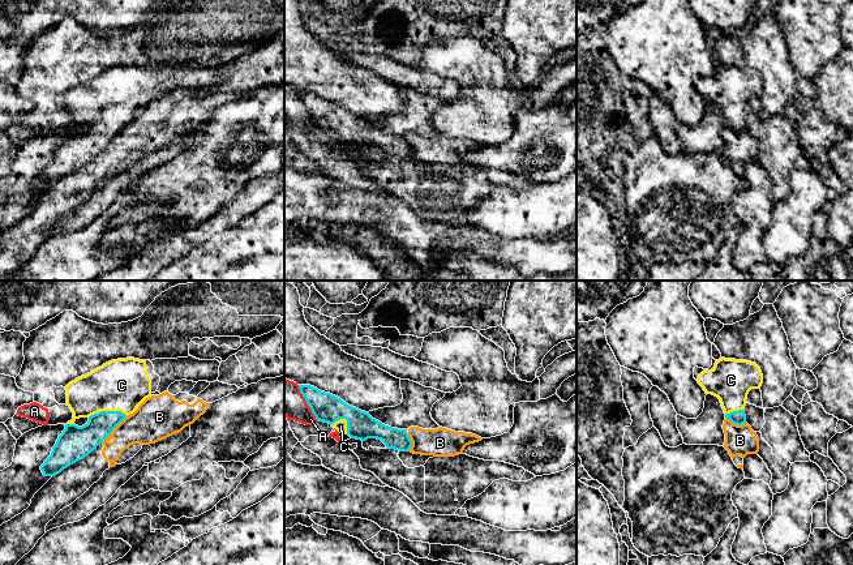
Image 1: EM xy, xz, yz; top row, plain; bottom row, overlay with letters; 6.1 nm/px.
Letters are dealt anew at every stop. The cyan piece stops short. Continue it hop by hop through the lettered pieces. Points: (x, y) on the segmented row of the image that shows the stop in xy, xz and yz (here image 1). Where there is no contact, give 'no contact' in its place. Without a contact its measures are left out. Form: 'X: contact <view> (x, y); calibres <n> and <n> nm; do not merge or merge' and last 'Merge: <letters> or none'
A: contact xz (307, 402); calibres 180 and 200 nm; do not merge
B: contact xy (114, 428); calibres 200 and 240 nm; do not merge
C: contact xy (107, 411); calibres 190 and 320 nm; merge
Merge: C

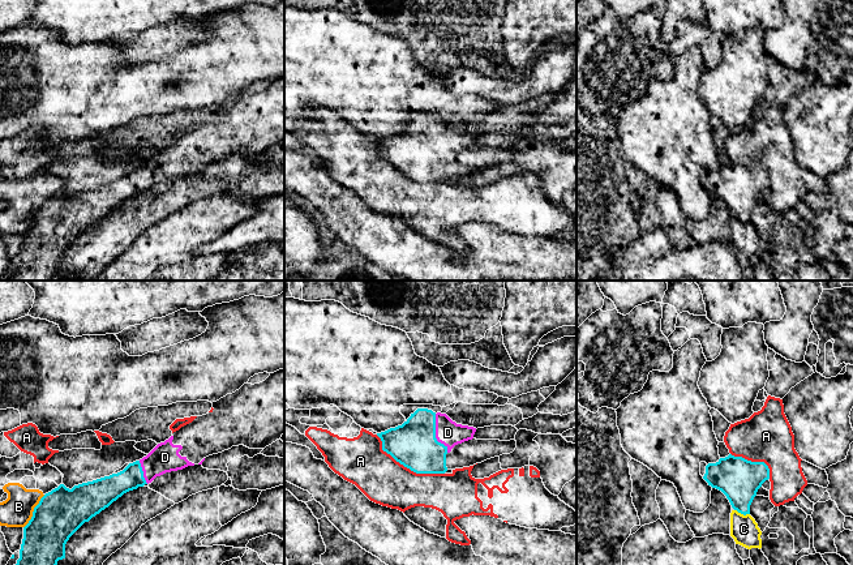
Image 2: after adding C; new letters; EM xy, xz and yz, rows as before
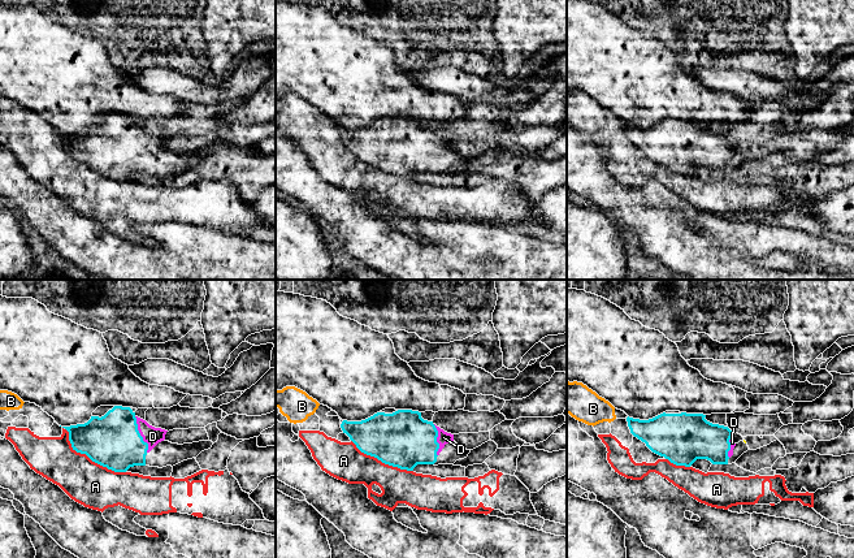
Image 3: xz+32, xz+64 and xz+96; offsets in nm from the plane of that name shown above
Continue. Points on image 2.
A: contact xz (406, 466); calibres 280 and 280 nm; do not merge
B: contact xy (33, 512); calibres 300 and 190 nm; do not merge
C: contact yz (742, 513); calibres 260 and 170 nm; do not merge
D: contact xz (434, 433); calibres 280 and 160 nm; merge
Merge: D

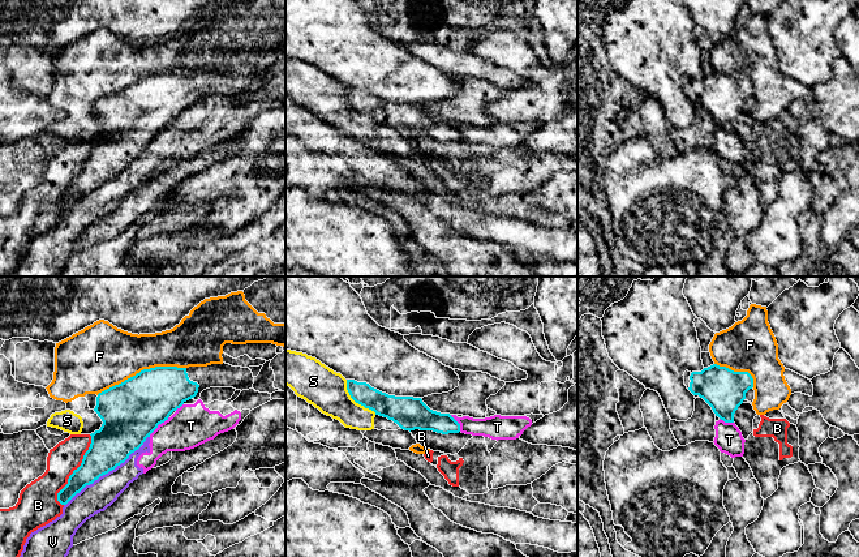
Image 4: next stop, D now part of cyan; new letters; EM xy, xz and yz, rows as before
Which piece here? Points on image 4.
B: contact xy (74, 470); calibres 240 and 190 nm; do not merge
F: contact xy (141, 371); calibres 360 and 380 nm; do not merge
S: contact xz (355, 401); calibres 150 and 240 nm; do not merge
T: contact xy (158, 424); calibres 380 and 260 nm; do not merge
V: contact xy (102, 475); calibres 240 and 180 nm; do not merge
Merge: none

